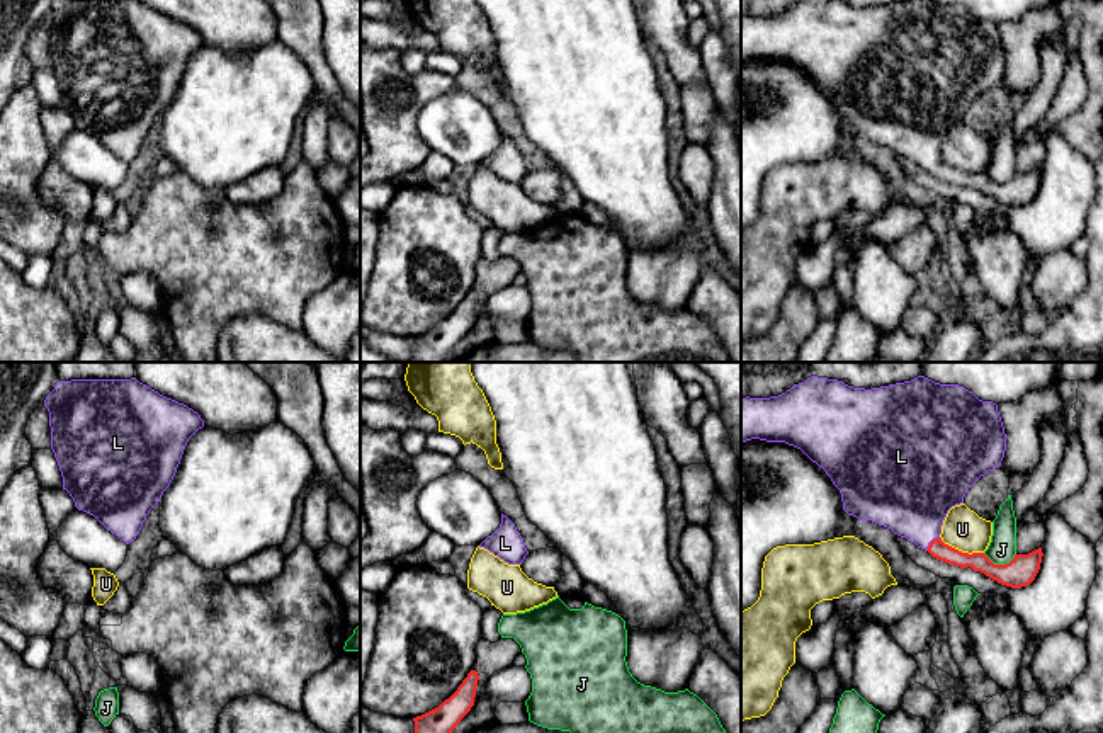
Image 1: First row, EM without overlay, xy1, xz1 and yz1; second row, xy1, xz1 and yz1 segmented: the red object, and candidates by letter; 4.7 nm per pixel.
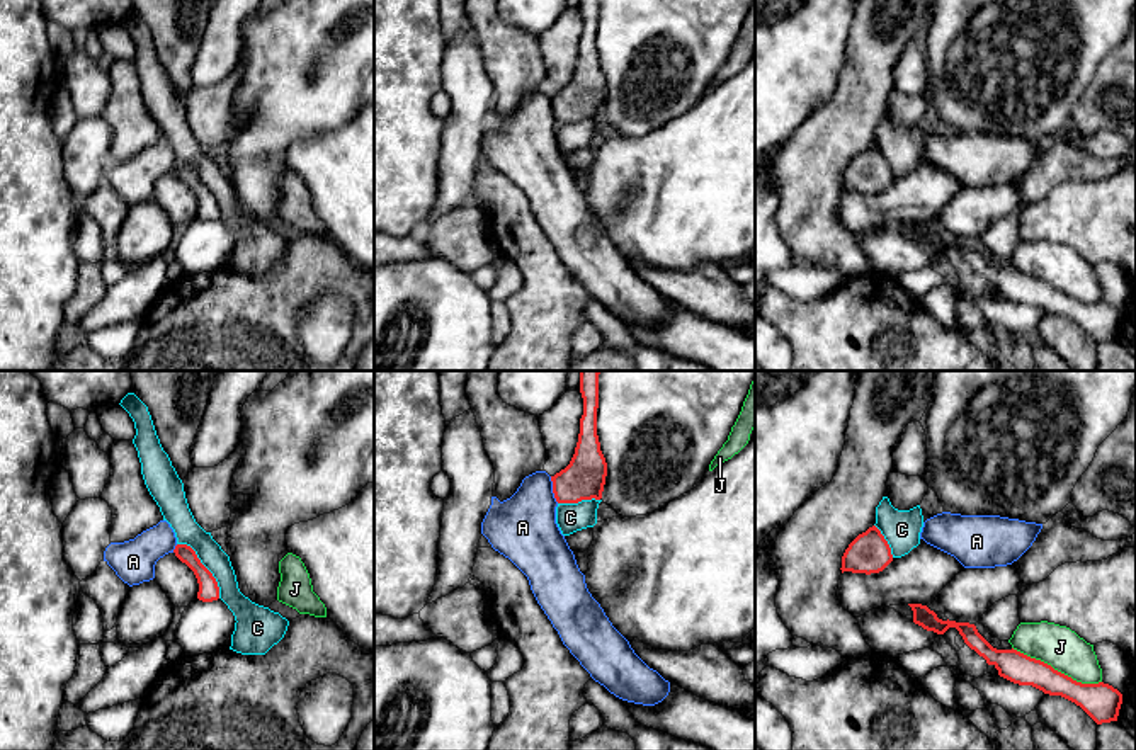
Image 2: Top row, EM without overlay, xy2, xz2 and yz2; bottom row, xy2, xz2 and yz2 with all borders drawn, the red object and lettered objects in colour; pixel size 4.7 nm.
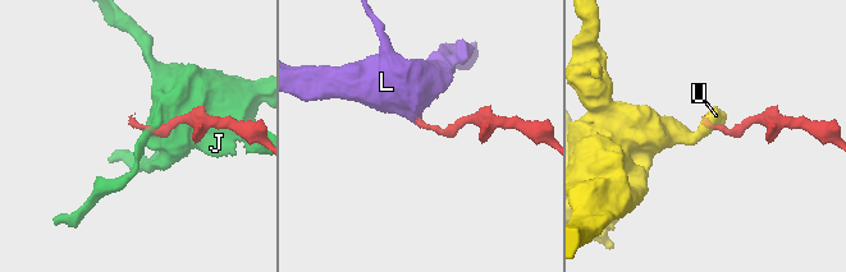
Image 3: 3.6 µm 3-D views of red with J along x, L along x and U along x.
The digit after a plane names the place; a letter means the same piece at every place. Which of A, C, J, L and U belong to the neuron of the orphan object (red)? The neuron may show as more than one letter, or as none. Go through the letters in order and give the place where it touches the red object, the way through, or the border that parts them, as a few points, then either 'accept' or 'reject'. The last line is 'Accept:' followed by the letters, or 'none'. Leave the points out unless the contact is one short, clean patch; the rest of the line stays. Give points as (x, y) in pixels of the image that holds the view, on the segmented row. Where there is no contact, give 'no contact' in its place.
A: contact xz2 (553, 490); border xz2 (550, 477), (553, 497), (558, 502); reject
C: contact xy2 (204, 567); border xy2 (177, 543), (186, 543), (194, 551), (215, 579), (220, 597); reject
J: contact yz2 (1056, 670); reject
L: contact yz1 (930, 543); way yz1 (978, 562), (961, 560), (930, 543), (911, 494); accept
U: contact yz1 (961, 551); border yz1 (940, 536), (945, 543), (962, 551), (983, 553); reject
Accept: L

